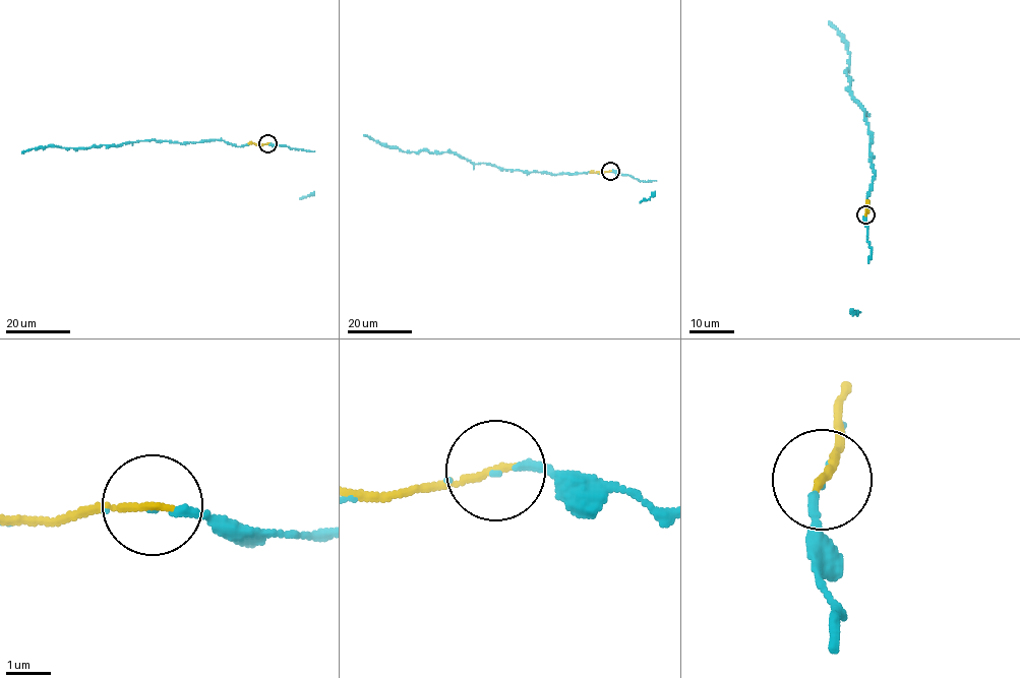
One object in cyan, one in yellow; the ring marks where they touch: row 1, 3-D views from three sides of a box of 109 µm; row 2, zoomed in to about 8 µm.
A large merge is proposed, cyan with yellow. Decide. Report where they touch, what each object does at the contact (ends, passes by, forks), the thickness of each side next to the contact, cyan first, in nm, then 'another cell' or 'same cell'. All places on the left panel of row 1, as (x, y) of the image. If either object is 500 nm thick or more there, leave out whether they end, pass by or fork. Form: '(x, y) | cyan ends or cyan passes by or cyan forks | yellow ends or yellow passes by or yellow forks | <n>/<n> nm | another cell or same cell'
(267, 143) | cyan ends | yellow ends | 140/170 nm | same cell

